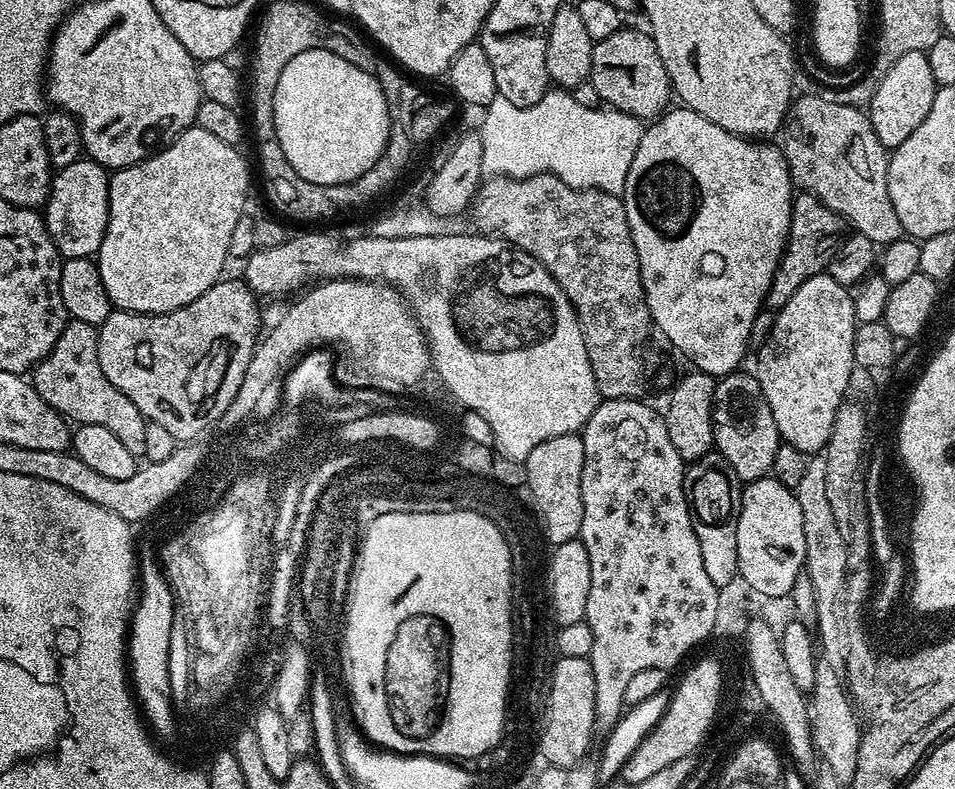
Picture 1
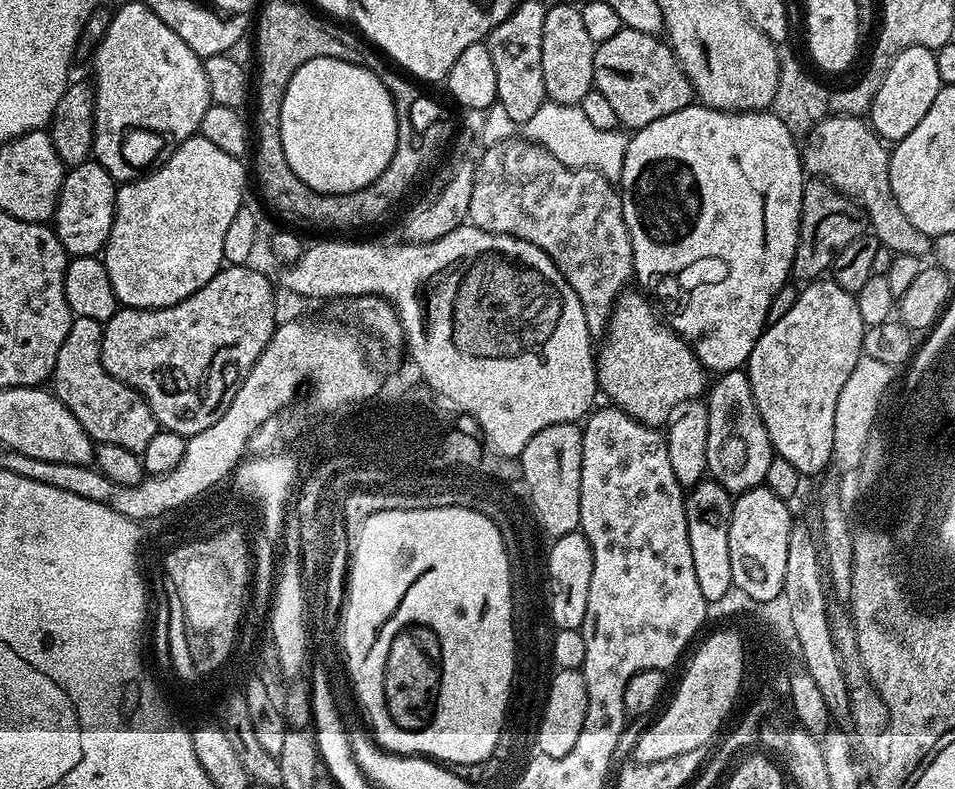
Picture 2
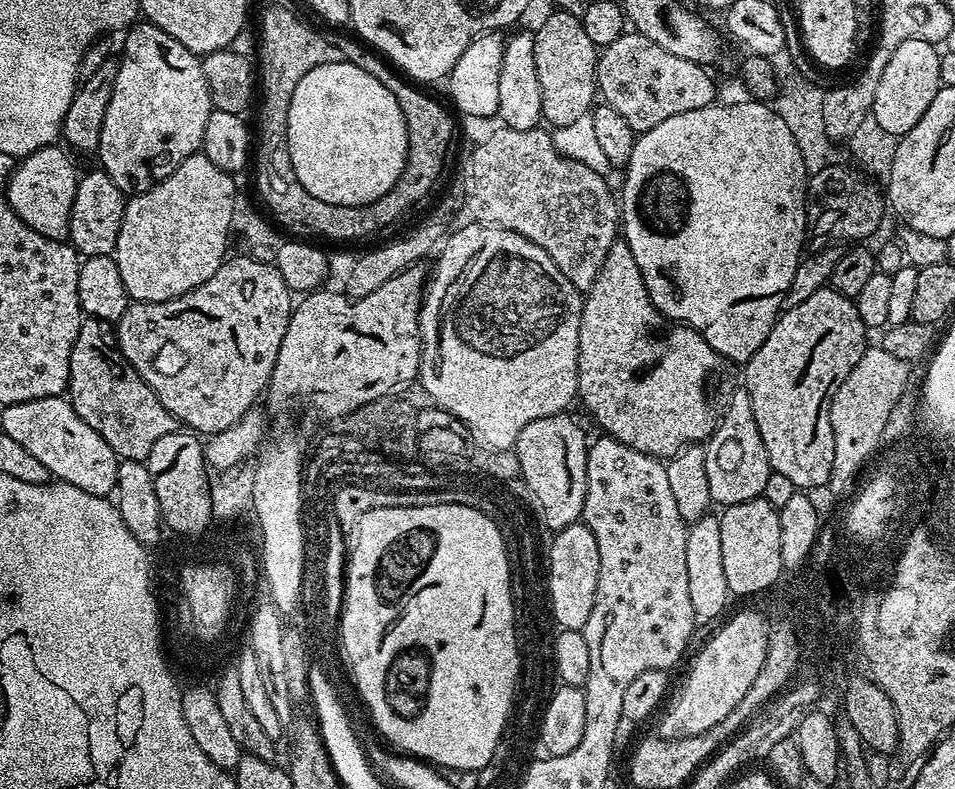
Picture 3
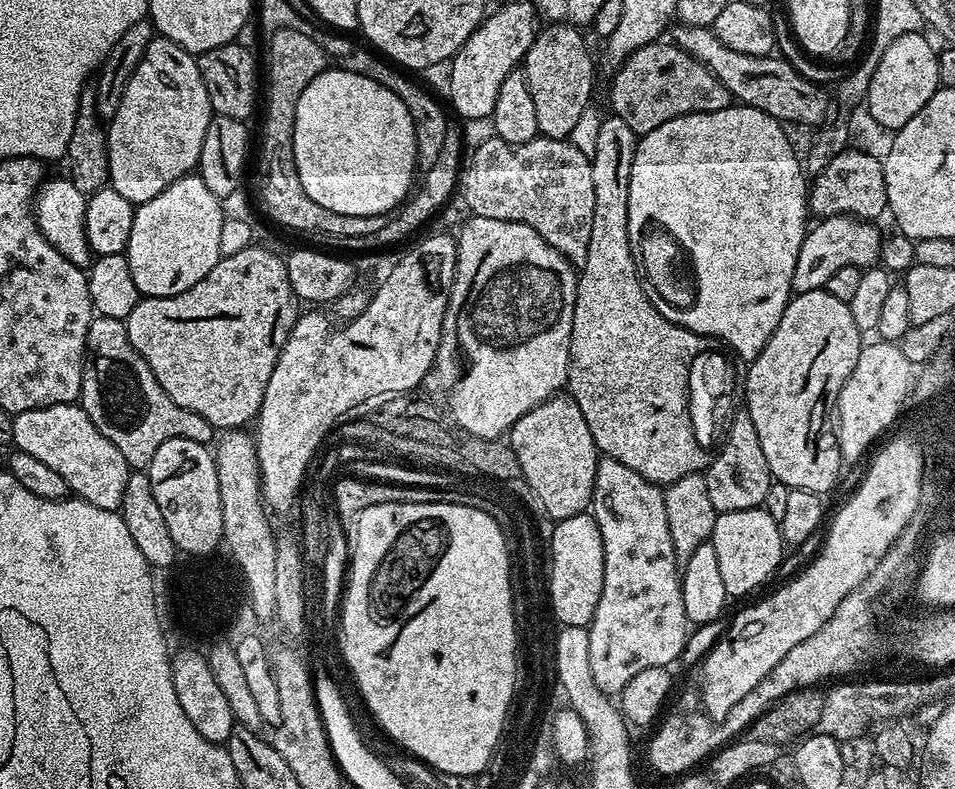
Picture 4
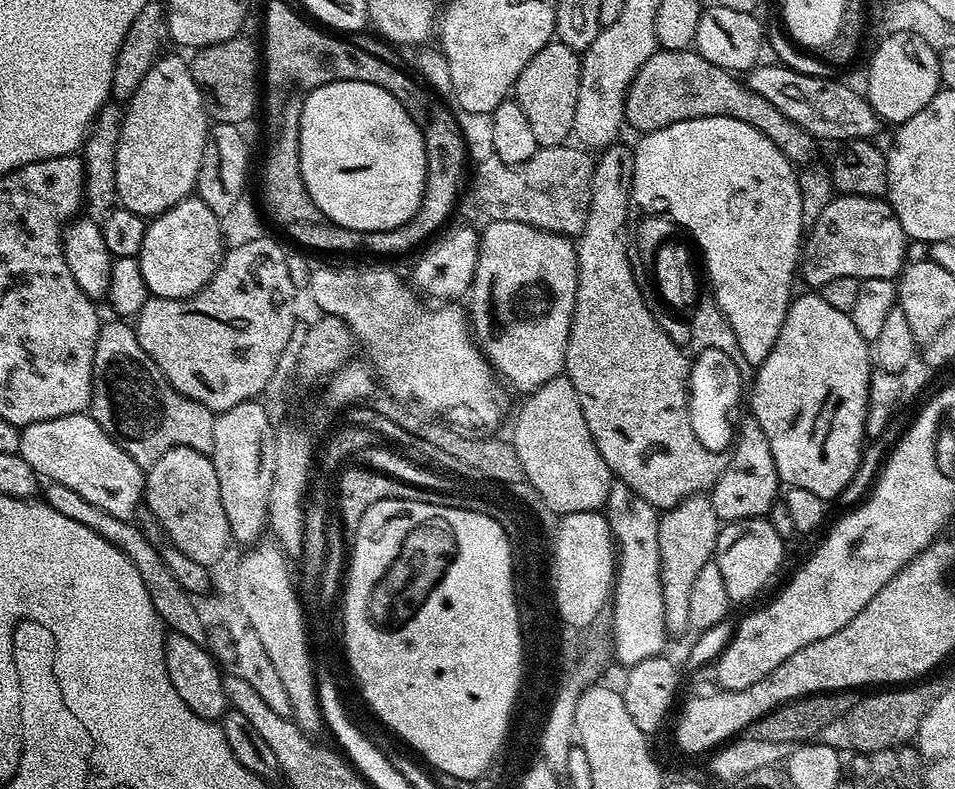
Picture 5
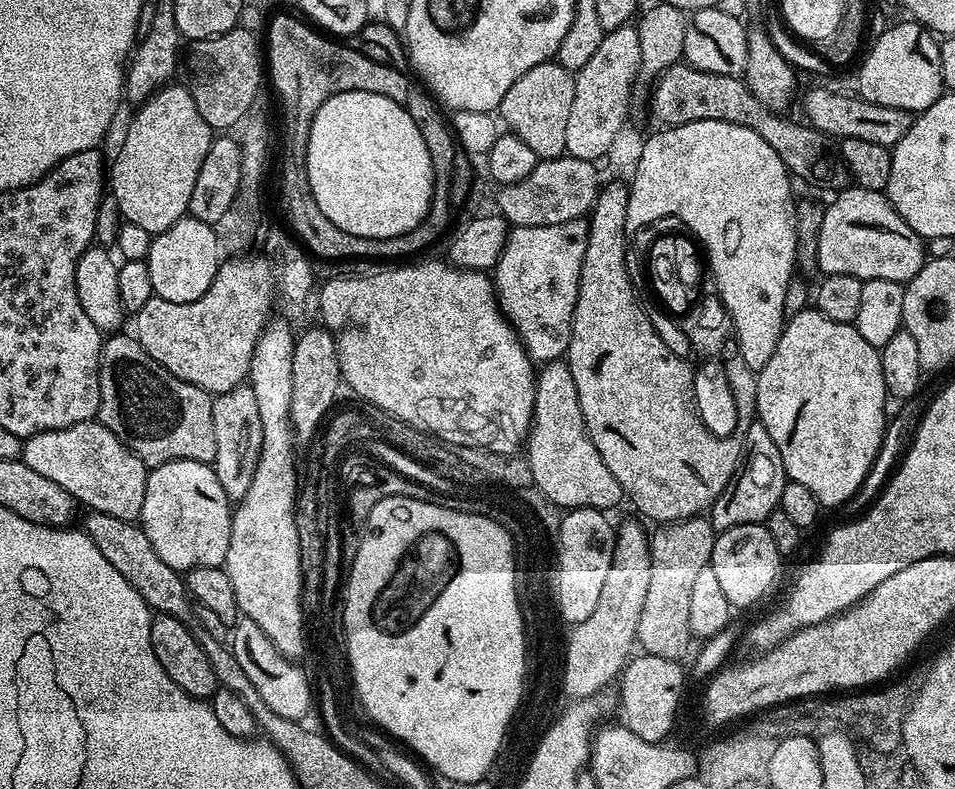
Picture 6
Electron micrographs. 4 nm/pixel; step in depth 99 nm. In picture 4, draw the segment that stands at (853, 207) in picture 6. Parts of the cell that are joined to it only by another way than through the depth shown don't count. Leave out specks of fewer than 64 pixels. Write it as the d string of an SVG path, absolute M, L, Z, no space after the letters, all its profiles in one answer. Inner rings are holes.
M826 216L814 224L807 229L798 250L798 262L794 266L792 279L793 293L823 288L826 282L830 282L830 274L842 270L842 266L863 270L879 261L876 259L880 256L880 232L875 223L857 220L855 216Z

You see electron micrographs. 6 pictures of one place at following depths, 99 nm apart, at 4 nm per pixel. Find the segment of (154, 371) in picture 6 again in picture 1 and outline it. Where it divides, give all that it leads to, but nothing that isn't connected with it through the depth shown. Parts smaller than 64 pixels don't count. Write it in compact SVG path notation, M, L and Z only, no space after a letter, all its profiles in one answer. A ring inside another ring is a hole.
M69 319L65 324L58 342L54 342L54 350L46 354L30 373L30 382L38 390L40 397L53 410L73 425L93 424L106 426L119 438L137 458L144 456L146 450L146 426L149 421L144 415L102 374L102 366L98 366L97 325L90 322L78 322Z

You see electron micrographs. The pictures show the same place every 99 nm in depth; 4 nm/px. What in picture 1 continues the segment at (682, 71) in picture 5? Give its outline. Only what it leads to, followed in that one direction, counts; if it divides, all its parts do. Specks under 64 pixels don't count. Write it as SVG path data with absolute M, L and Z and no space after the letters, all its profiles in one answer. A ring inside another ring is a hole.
M621 26L610 38L593 43L590 82L607 107L636 116L642 122L663 116L674 100L670 74L666 74L666 66L662 66L656 43L647 31L639 32L628 26Z

